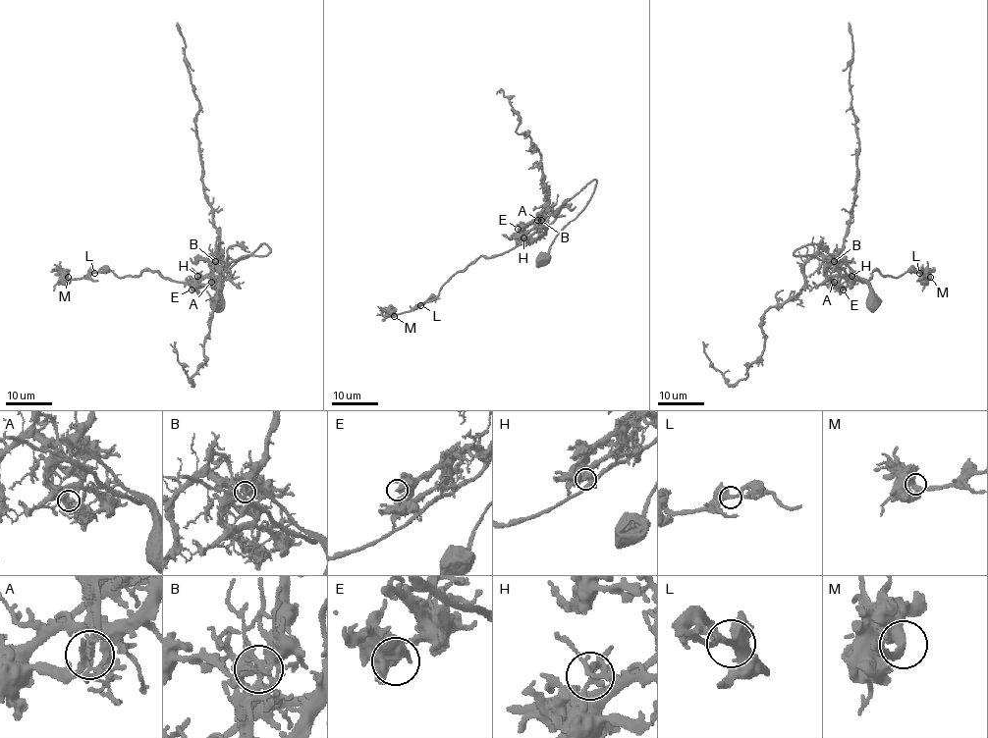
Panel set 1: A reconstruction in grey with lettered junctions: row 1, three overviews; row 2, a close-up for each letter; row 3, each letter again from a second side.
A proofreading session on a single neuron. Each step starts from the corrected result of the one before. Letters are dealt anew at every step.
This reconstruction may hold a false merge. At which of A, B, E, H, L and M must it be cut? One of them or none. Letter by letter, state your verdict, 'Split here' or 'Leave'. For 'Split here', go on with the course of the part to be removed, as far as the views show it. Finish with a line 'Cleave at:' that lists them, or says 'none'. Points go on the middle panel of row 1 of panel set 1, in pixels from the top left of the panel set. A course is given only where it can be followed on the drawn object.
A: Leave
B: Split here. Course of the part to remove: (541, 221), (548, 192), (541, 156), (529, 149), (530, 138), (516, 131), (519, 116), (502, 90), (496, 93)
E: Leave
H: Leave
L: Leave
M: Leave
Cleave at: B

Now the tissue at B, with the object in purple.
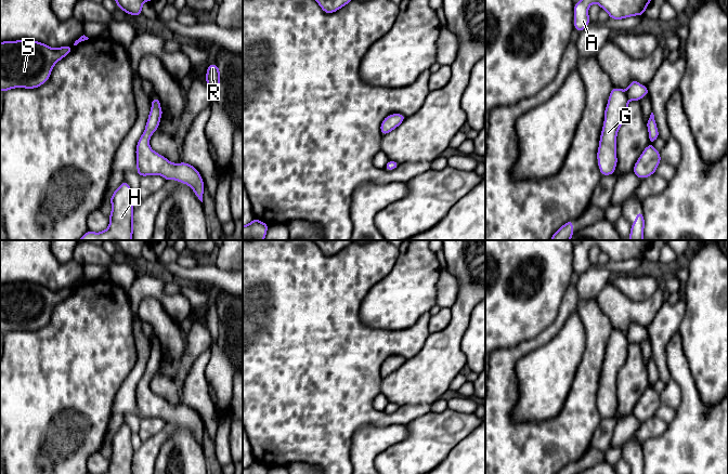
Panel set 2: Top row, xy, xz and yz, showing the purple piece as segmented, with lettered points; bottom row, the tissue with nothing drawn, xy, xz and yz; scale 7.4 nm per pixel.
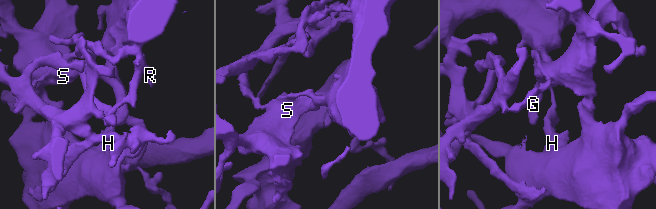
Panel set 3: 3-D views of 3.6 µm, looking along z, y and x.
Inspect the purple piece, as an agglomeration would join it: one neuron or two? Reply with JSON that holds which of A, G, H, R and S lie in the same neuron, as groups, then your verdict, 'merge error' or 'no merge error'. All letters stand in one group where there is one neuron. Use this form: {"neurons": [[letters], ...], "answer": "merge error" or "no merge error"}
{"neurons": [["A", "G", "R"], ["H", "S"]], "answer": "merge error"}

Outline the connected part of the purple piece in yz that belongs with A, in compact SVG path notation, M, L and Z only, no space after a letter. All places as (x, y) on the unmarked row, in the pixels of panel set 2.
M582 240L574 246L574 272L584 273L589 264L588 251L597 246L606 252L612 262L623 262L636 258L645 258L652 240Z

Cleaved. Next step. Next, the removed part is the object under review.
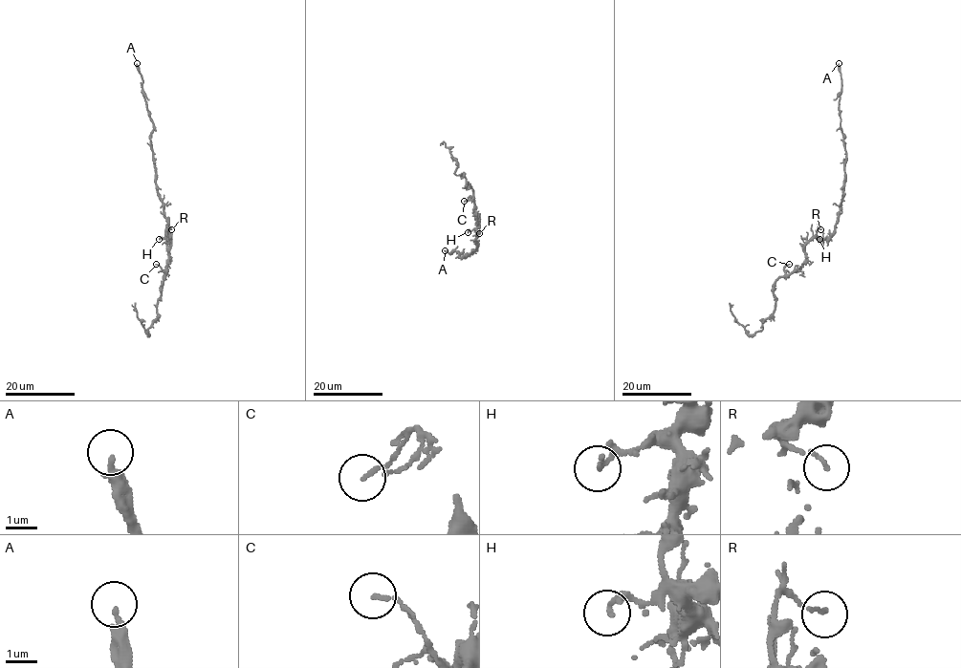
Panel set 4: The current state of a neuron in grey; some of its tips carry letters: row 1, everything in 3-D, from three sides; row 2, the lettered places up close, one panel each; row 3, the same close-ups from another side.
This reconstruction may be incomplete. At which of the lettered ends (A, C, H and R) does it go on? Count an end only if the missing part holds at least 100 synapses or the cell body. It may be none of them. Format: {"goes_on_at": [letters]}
{"goes_on_at": []}

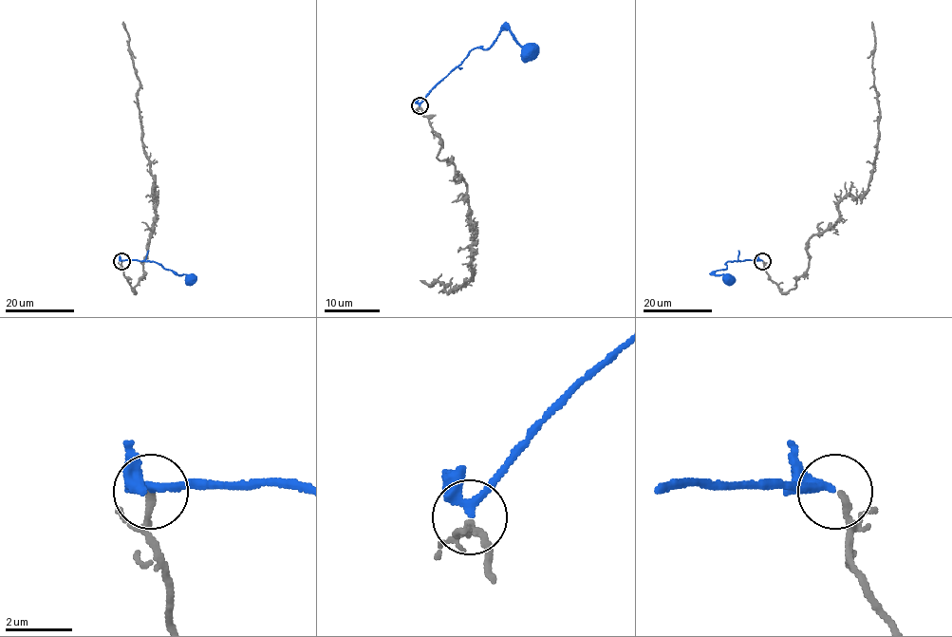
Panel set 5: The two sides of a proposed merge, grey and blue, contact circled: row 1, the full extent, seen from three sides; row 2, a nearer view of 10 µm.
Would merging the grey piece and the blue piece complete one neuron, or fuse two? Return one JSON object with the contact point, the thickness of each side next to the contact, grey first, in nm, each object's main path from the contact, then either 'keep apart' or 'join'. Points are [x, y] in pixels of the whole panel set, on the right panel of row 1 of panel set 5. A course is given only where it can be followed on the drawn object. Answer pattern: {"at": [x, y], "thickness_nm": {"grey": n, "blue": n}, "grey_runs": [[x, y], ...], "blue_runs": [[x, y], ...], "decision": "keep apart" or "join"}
{"at": [762, 261], "thickness_nm": {"grey": 200, "blue": 220}, "grey_runs": [[763, 261], [783, 292], [793, 289], [807, 243], [835, 223], [843, 198], [867, 190], [880, 117], [871, 21]], "blue_runs": [[762, 261], [728, 261], [726, 268], [715, 271], [715, 274], [725, 273], [731, 283]], "decision": "join"}

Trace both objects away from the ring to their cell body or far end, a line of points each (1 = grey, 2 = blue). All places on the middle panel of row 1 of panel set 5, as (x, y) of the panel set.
1: (419, 106), (440, 139), (437, 157), (466, 184), (476, 235), (464, 284), (449, 293), (448, 284), (421, 281)
2: (419, 105), (470, 51), (481, 47), (488, 48), (501, 30), (509, 30), (533, 56)

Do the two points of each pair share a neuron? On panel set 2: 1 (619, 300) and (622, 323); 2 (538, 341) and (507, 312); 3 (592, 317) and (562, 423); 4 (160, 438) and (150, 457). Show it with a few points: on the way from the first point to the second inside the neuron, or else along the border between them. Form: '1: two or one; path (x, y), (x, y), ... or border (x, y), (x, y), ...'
1: one; path (619, 305), (621, 317)
2: two; border (554, 319), (534, 337), (511, 346)
3: one; path (594, 343), (593, 361), (582, 397)
4: one; path (156, 443), (150, 449), (150, 452)

